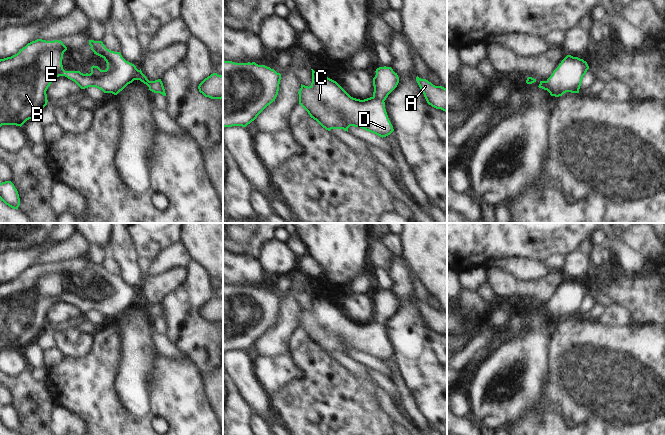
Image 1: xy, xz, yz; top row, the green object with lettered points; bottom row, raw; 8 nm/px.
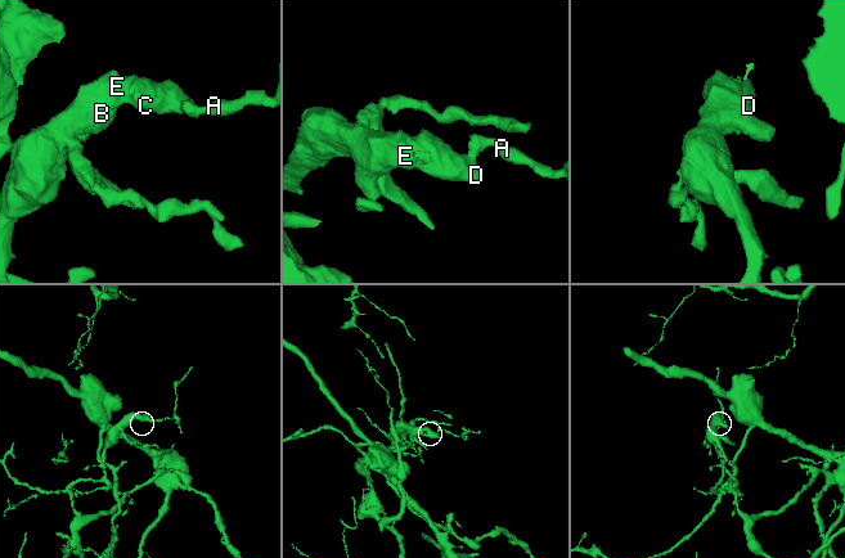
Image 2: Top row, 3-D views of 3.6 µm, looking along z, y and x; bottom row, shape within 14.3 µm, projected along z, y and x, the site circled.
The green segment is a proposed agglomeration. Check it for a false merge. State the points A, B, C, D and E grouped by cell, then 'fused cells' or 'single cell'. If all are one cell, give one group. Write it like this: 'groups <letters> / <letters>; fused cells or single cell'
groups A B C D E; single cell

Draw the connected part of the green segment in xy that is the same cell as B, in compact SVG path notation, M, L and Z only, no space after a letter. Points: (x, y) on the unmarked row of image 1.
M37 263L11 281L0 283L0 351L22 350L47 329L46 315L59 300L74 305L81 313L96 311L117 319L134 304L140 304L154 317L166 320L161 303L149 305L120 276L105 271L102 265L89 264L94 278L102 281L107 292L91 291L91 297L65 295L62 289L67 271L62 265Z

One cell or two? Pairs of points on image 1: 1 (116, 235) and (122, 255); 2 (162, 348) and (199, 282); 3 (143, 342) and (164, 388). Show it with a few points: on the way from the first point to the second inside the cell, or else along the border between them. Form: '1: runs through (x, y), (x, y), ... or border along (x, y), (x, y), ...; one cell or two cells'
1: runs through (119, 240), (121, 250); one cell
2: border along (165, 335), (184, 354); two cells
3: border along (158, 355), (152, 362), (152, 375), (147, 384); two cells

